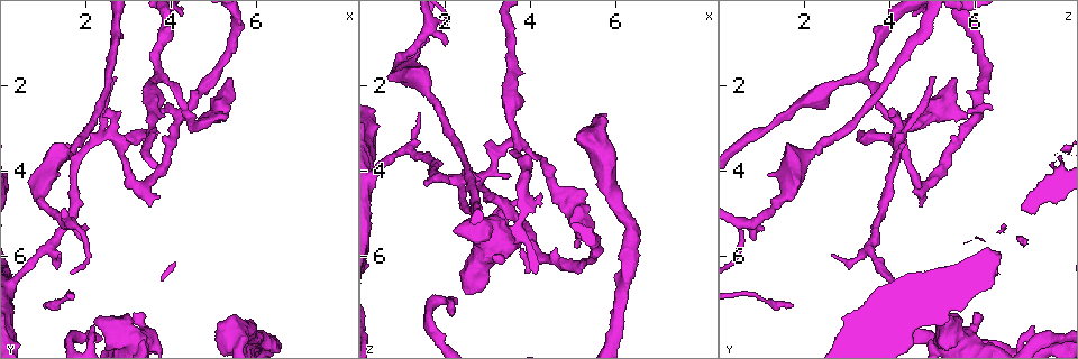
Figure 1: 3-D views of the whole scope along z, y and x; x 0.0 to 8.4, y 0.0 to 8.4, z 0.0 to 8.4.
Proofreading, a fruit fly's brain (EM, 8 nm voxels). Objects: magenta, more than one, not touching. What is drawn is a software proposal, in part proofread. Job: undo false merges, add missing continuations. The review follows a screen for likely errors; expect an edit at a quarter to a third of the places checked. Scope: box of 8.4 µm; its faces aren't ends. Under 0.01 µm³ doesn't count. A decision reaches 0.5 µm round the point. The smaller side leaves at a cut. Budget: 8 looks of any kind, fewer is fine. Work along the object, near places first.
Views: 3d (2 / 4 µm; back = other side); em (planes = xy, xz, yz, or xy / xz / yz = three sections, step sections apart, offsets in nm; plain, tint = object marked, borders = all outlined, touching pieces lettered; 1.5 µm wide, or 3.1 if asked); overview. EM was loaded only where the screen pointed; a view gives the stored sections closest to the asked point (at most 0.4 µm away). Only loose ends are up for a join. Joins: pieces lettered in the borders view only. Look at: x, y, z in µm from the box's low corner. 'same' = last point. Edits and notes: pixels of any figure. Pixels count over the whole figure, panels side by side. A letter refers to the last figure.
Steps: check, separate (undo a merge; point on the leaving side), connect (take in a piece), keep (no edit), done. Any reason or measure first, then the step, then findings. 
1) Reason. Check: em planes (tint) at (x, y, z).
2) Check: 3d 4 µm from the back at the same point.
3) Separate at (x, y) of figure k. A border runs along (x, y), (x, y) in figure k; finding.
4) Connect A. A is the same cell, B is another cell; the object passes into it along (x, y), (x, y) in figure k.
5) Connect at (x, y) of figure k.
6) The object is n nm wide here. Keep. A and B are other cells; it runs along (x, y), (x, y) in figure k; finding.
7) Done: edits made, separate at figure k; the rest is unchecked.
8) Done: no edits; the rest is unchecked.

Four-way junction. Check: 3d 2 µm at (2.55, 3.15, 4.20).

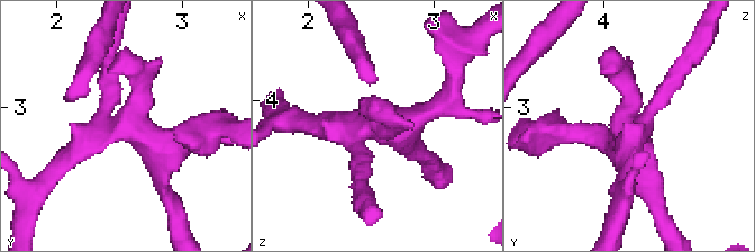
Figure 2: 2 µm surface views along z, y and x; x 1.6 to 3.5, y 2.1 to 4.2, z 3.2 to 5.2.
Need the tissue. Check: em xz step 4 (tint) at (2.56, 3.16, 4.20).

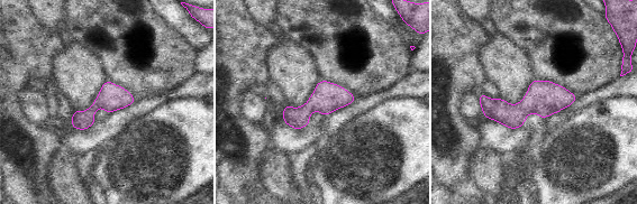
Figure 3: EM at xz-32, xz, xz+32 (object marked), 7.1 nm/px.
Check: em planes (borders) at the same point.

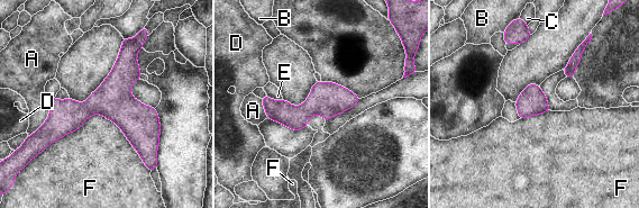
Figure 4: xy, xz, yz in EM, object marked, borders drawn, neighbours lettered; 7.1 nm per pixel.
Keep. A, B, C, D, E and F are other cells; continuous, no second neuron.

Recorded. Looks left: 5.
An open end. Check: em planes (tint) at (3.15, 7.30, 5.95).

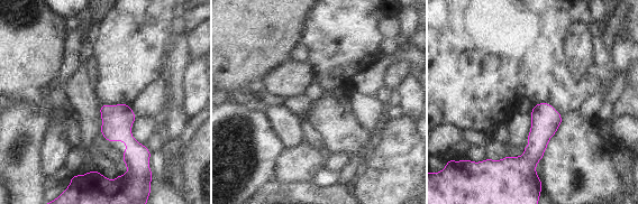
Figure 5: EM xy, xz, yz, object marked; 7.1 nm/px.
What lies round it. Check: em planes (borders) at the same point.

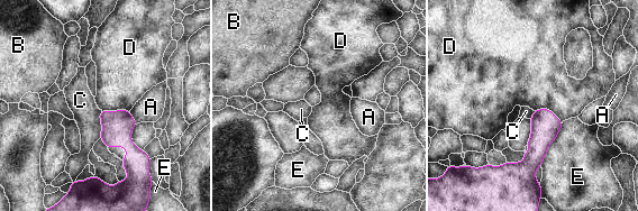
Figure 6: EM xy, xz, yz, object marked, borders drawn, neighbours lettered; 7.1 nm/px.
The object is 190 nm wide here. Keep. A, B, C, D and E are other cells; a border runs along (535, 110), (548, 109), (562, 122) in figure 6; no lettered piece goes on from it.

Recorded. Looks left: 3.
Branch stops here. Check: 3d 2 µm from the back at (2.00, 5.30, 1.10).

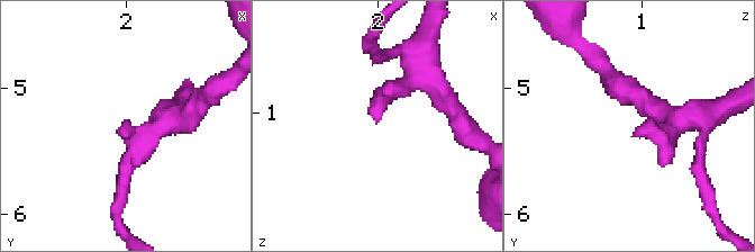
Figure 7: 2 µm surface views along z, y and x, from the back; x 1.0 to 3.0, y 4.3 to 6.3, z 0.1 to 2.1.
Now the EM. Check: em xy step 8 (borders) at (2.00, 5.36, 1.06).

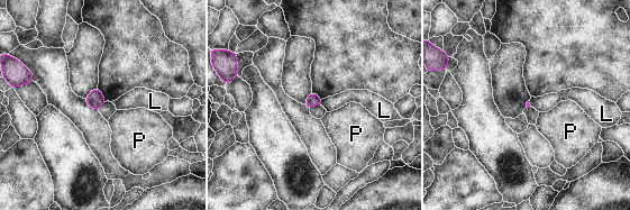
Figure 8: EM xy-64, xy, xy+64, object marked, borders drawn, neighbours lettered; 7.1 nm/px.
Cut it another way. Check: em planes (borders) at the same point.

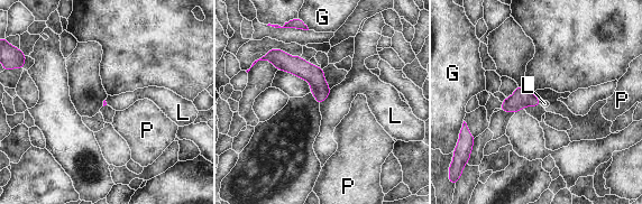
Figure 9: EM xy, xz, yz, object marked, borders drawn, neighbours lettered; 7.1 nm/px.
Keep. G, L and P are other cells; a border runs along (331, 89), (328, 96), (320, 104) in figure 9; none of them fits.

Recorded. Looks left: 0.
Done: no edits; the rest is unchecked.

